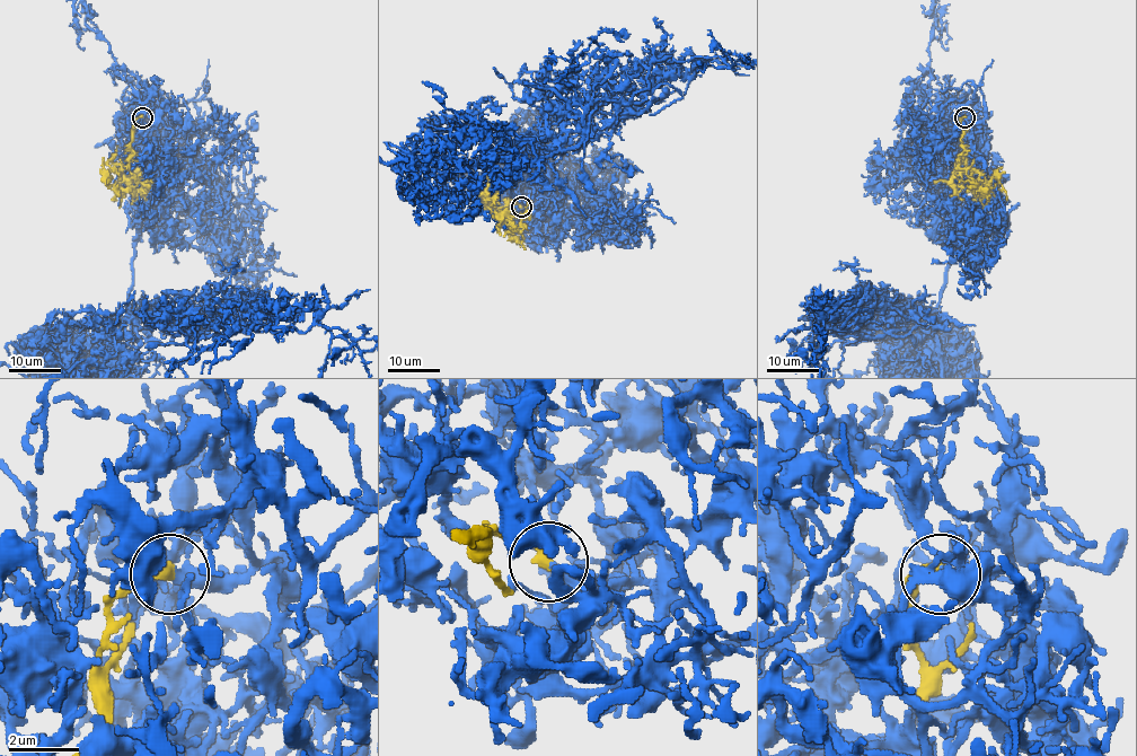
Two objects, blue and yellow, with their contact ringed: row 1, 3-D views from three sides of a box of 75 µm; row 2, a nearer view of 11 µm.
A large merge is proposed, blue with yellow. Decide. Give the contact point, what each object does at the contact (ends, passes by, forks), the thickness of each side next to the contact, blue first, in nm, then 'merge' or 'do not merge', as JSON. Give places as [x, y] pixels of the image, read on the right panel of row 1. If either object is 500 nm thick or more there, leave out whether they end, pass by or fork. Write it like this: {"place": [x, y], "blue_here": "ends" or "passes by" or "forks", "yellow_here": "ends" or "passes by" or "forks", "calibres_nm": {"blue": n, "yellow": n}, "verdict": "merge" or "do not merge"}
{"place": [964, 117], "blue_here": "passes by", "yellow_here": "ends", "calibres_nm": {"blue": 280, "yellow": 360}, "verdict": "merge"}

